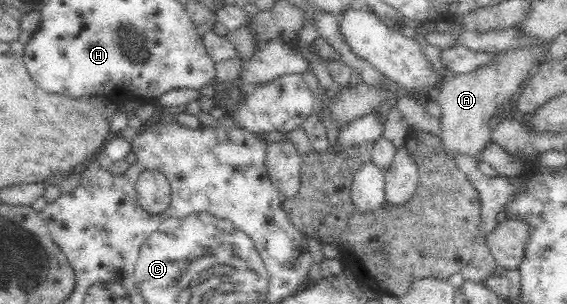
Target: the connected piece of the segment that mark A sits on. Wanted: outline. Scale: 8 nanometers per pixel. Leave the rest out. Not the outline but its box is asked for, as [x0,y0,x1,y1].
[438,50,539,158]

